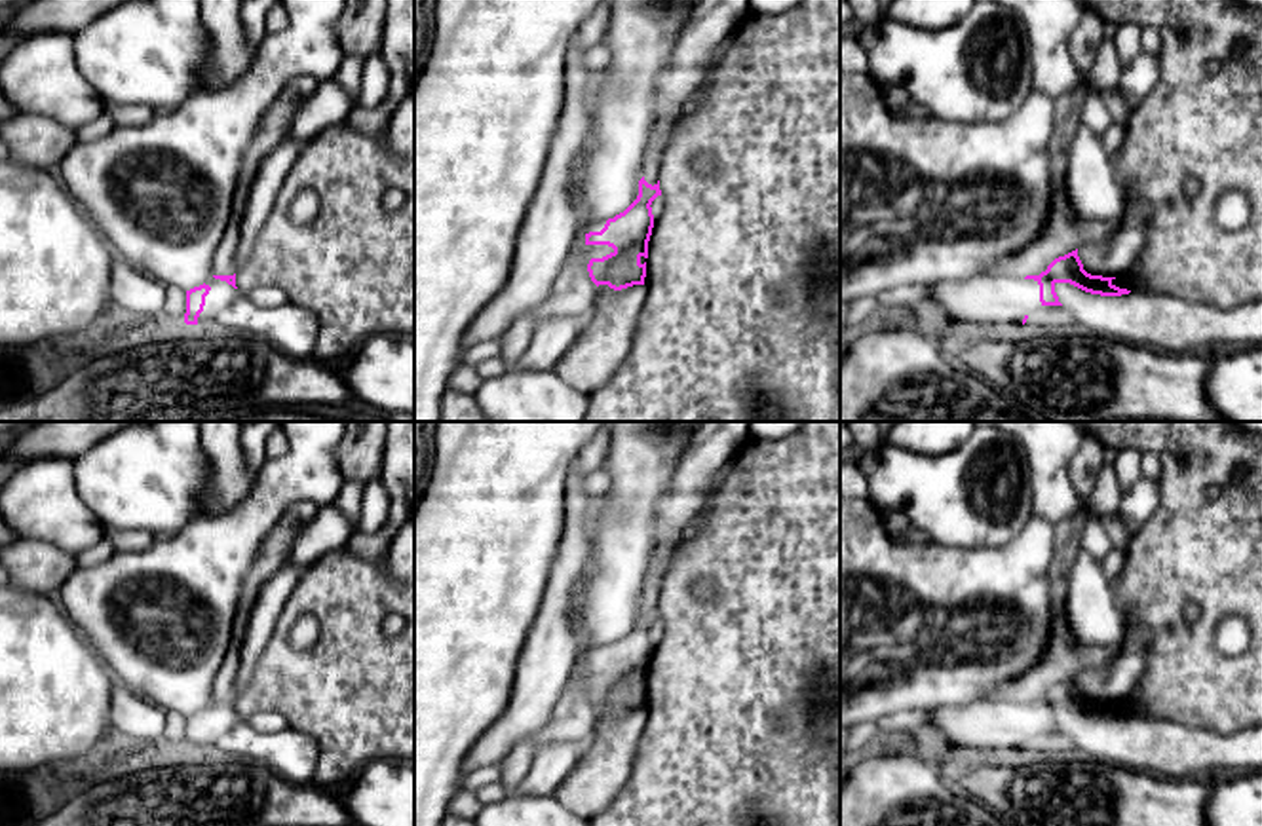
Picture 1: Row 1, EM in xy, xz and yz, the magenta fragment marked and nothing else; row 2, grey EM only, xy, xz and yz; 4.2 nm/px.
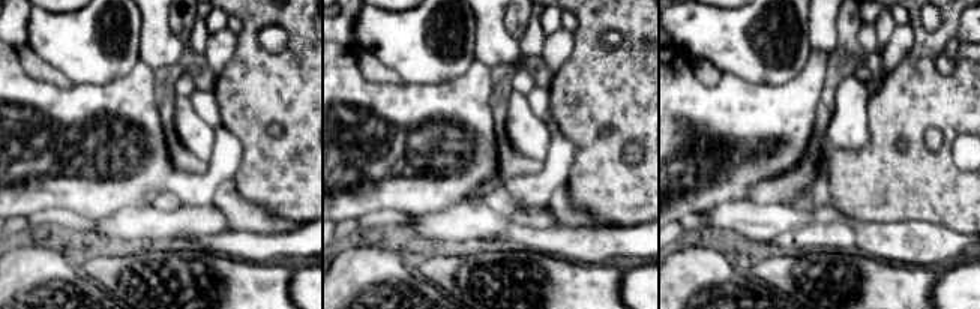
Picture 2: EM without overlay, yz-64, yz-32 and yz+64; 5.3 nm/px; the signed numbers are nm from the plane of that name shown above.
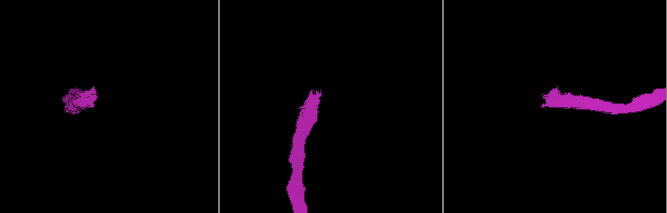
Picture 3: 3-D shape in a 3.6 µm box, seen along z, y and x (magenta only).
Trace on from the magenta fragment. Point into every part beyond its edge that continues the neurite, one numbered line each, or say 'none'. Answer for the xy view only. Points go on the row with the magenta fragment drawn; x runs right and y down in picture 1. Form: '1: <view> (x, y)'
1: xy (221, 295)

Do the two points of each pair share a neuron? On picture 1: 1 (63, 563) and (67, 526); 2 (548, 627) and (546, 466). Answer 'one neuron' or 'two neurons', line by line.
1: two neurons
2: two neurons

